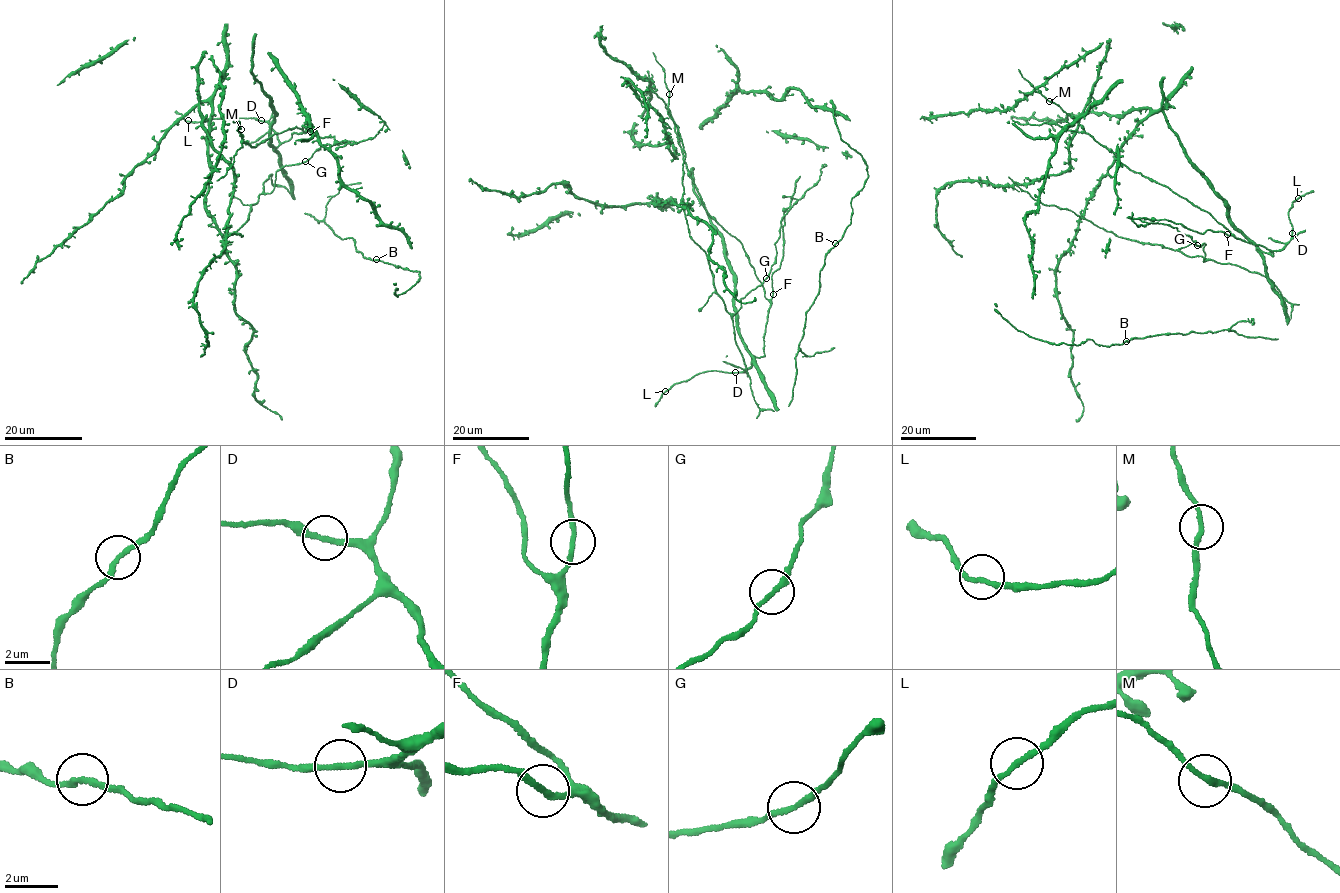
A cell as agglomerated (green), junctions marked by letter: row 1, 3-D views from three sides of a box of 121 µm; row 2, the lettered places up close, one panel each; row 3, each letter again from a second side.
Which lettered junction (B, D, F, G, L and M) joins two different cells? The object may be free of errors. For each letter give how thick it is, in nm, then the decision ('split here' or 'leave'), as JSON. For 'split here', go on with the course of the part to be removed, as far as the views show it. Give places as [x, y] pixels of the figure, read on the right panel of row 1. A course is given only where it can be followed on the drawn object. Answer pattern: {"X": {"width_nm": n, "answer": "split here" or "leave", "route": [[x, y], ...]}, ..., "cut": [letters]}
{"B": {"width_nm": 200, "answer": "leave"}, "D": {"width_nm": 200, "answer": "leave"}, "F": {"width_nm": 220, "answer": "leave"}, "G": {"width_nm": 200, "answer": "leave"}, "L": {"width_nm": 200, "answer": "leave"}, "M": {"width_nm": 200, "answer": "leave"}, "cut": []}

